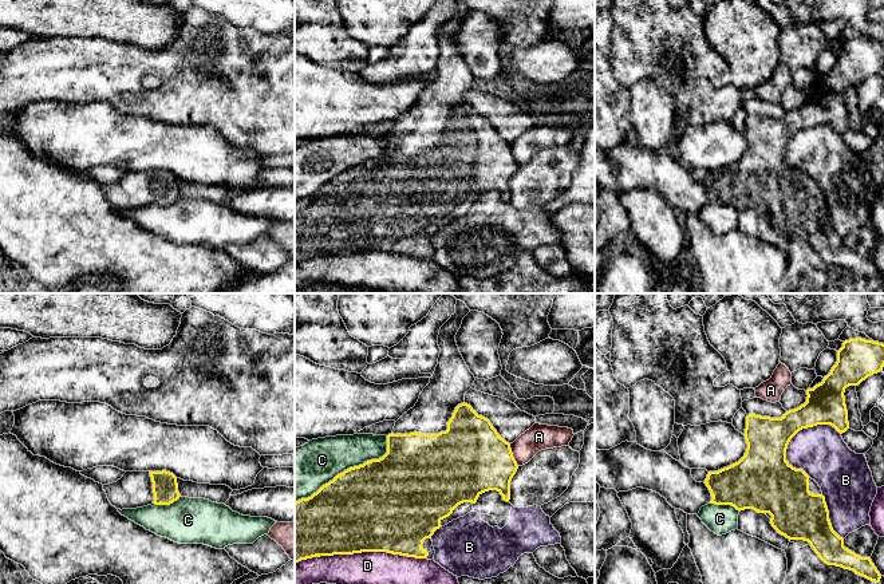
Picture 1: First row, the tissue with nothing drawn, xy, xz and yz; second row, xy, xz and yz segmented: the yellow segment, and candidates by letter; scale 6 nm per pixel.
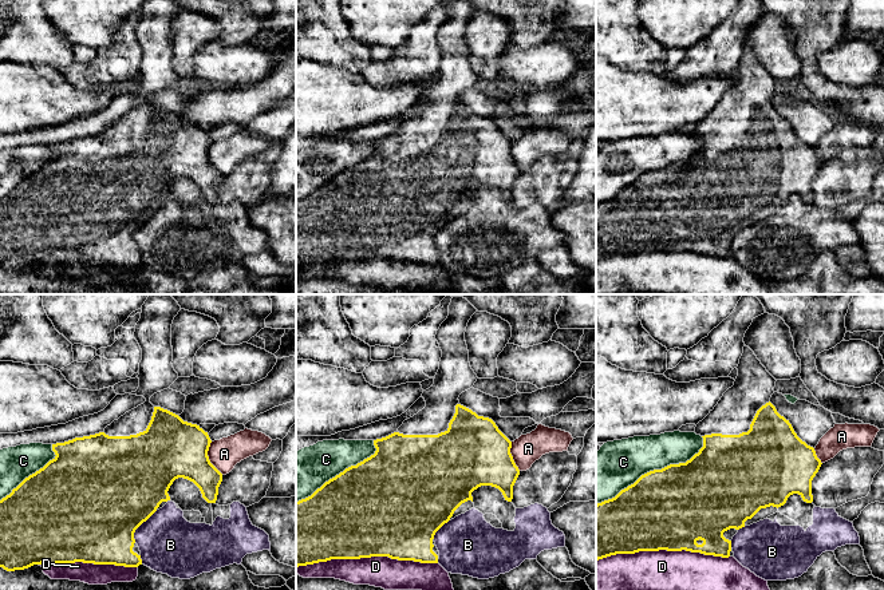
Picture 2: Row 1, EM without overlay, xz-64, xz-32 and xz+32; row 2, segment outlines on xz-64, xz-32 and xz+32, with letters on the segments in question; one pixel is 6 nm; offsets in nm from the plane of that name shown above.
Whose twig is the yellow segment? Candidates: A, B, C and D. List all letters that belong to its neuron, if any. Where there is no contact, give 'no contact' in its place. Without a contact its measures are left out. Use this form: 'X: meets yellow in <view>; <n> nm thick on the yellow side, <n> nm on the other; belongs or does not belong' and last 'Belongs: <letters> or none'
A: meets yellow in xz; 440 nm thick on the yellow side, 160 nm on the other; does not belong
B: meets yellow in yz; 260 nm thick on the yellow side, 300 nm on the other; does not belong
C: meets yellow in xz; 500 nm thick on the yellow side, 280 nm on the other; does not belong
D: meets yellow in xz; 500 nm thick on the yellow side, 280 nm on the other; does not belong
Belongs: none

